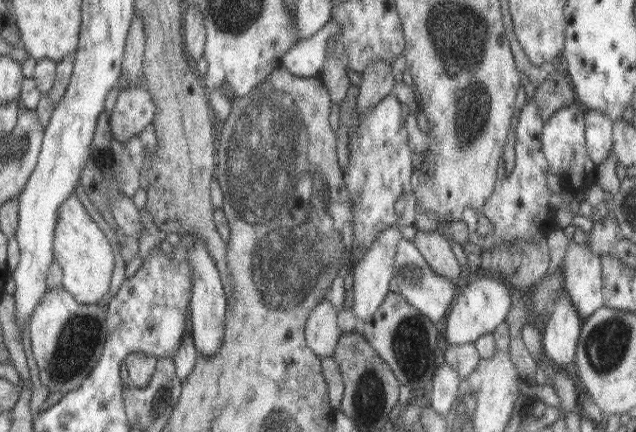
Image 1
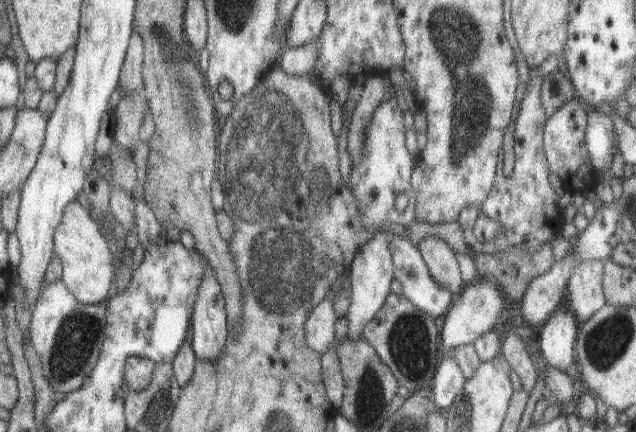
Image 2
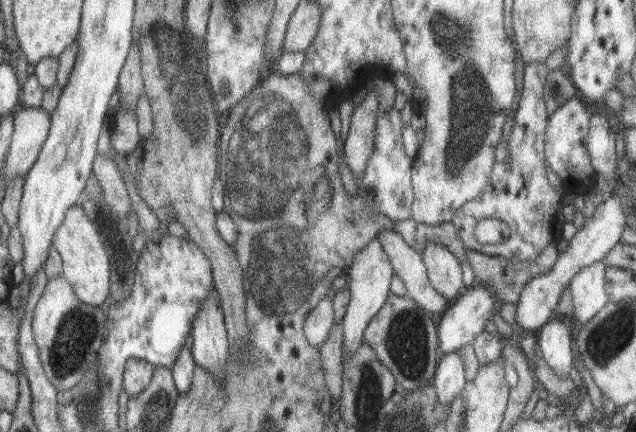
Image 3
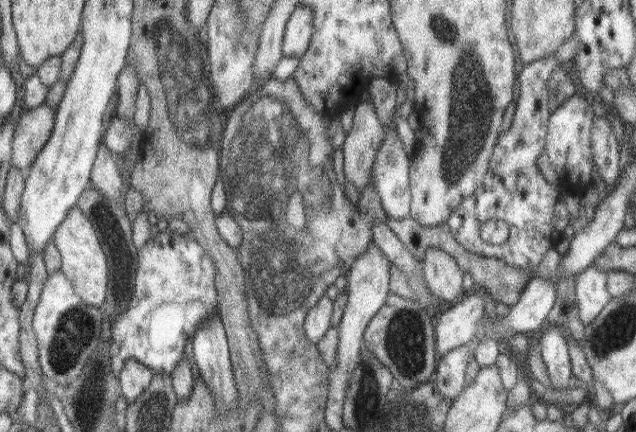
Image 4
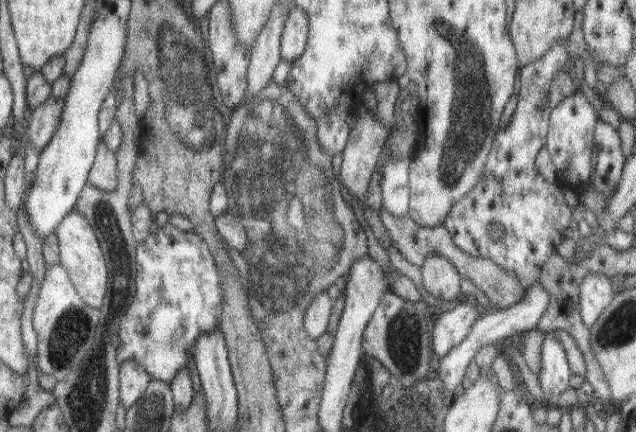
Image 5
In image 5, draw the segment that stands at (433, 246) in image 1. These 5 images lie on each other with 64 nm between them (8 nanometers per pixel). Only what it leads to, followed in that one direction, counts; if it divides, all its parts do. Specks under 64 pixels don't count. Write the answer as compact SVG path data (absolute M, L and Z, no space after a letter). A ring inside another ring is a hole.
M429 252L419 270L421 270L421 288L433 298L451 302L461 296L461 274L443 256Z

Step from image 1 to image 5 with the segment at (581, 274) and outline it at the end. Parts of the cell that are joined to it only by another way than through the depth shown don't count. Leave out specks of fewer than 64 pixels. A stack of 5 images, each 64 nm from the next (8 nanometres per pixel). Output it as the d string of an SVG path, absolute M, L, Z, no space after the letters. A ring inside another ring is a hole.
M601 274L585 276L583 282L579 284L579 310L583 324L591 328L601 316L601 312L607 310L613 298L615 292L609 276L601 276Z

